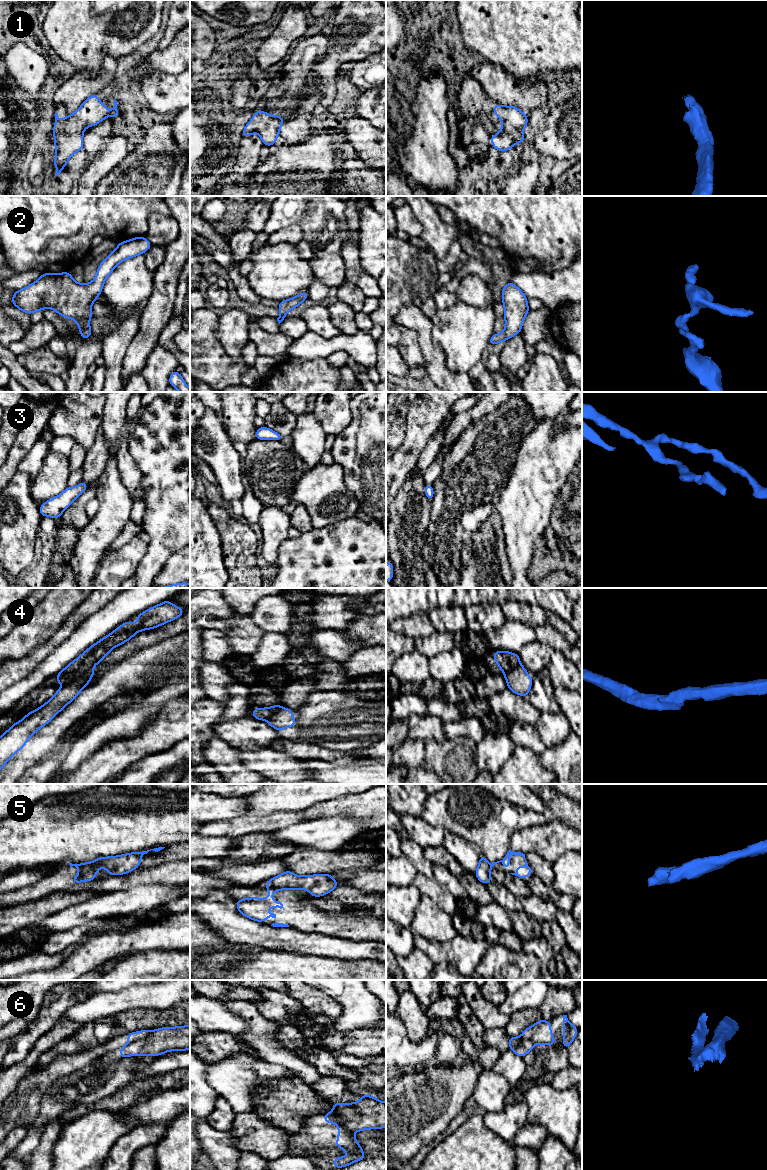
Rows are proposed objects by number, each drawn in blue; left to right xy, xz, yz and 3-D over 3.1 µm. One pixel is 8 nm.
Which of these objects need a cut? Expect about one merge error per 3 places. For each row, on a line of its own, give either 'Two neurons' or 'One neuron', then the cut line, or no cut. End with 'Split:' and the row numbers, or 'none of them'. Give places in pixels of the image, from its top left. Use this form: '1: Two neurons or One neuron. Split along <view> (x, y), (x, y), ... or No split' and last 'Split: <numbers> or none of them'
1: One neuron. No split
2: One neuron. No split
3: One neuron. No split
4: Two neurons. Split along xy (91, 668), (69, 681)
5: Two neurons. Split along xz (267, 884), (279, 889)
6: Two neurons. Split along xy (151, 1031), (145, 1037), (129, 1043)
Split: 4, 5, 6

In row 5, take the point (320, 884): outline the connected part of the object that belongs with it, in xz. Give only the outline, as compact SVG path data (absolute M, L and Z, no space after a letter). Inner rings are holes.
M285 871L269 879L266 885L279 890L303 889L310 891L312 897L320 897L334 890L338 882L332 878L332 874L298 876Z

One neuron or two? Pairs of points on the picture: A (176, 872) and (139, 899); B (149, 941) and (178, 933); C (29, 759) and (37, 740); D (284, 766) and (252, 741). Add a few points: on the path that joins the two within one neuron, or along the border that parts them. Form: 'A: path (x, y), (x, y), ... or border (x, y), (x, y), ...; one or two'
A: border (179, 884), (140, 884), (136, 887); two
B: path (156, 935), (171, 934); one
C: path (31, 754), (37, 745); one
D: border (270, 747), (244, 749); two

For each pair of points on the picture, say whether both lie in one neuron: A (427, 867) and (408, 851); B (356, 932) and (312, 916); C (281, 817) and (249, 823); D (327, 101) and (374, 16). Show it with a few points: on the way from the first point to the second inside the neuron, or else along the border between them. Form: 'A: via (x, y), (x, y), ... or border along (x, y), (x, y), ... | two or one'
A: via (422, 863), (413, 854) | one
B: via (345, 924), (332, 924), (323, 921) | one
C: via (273, 822), (257, 823) | one
D: via (327, 78), (328, 67), (358, 37), (362, 37) | one

